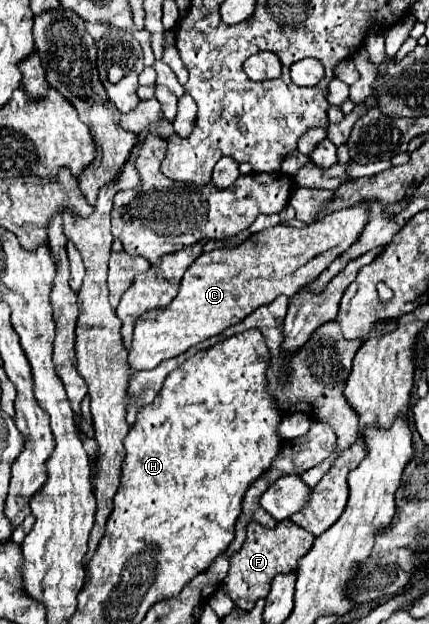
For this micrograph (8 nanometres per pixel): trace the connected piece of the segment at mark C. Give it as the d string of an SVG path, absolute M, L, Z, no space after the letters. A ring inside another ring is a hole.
M366 203L340 209L322 221L302 229L274 225L250 235L236 247L222 247L202 253L184 273L178 295L166 305L146 311L134 325L132 345L128 349L130 369L144 371L158 363L182 355L192 345L220 335L230 325L244 321L258 307L272 303L278 295L292 297L310 285L338 255L342 255L360 237L368 221Z

